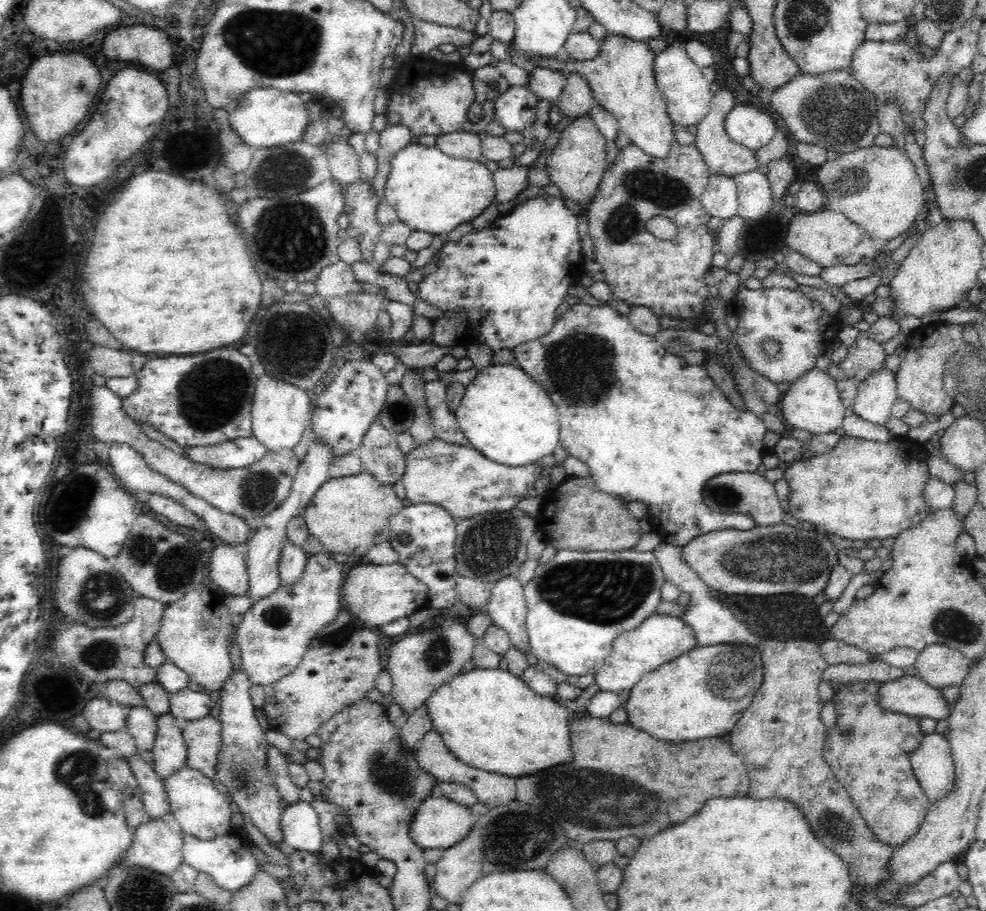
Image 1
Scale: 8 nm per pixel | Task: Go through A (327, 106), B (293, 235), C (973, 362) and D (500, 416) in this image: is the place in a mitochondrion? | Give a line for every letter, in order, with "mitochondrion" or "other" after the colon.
A: other
B: mitochondrion
C: mitochondrion
D: other

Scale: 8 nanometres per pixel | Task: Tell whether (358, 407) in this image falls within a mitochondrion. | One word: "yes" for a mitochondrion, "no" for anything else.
no

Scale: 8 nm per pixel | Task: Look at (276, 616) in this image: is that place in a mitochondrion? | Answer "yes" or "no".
yes

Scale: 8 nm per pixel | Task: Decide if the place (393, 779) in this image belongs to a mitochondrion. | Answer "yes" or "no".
yes

